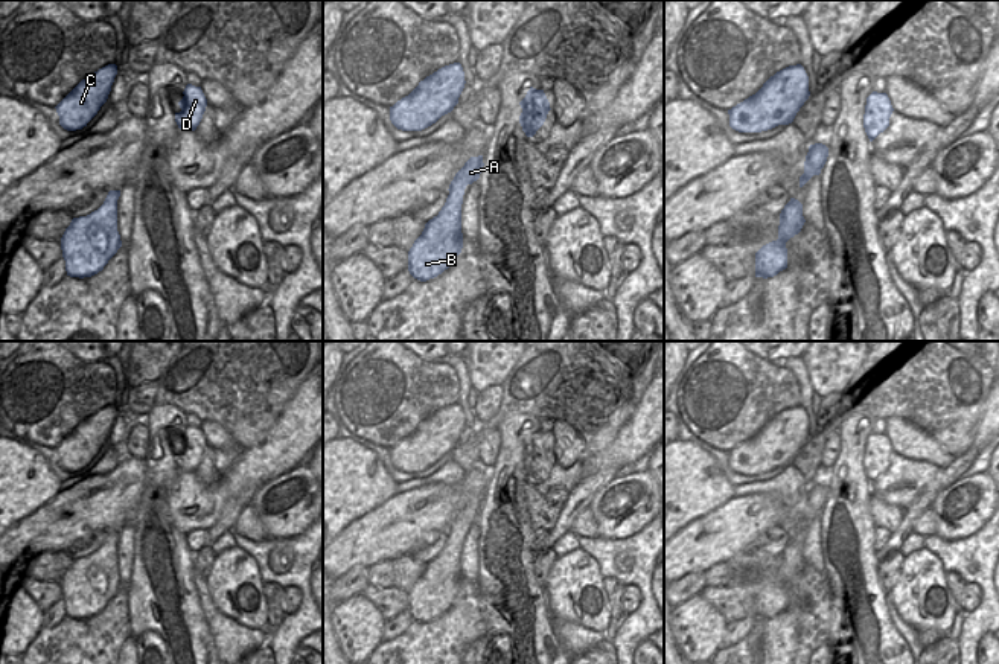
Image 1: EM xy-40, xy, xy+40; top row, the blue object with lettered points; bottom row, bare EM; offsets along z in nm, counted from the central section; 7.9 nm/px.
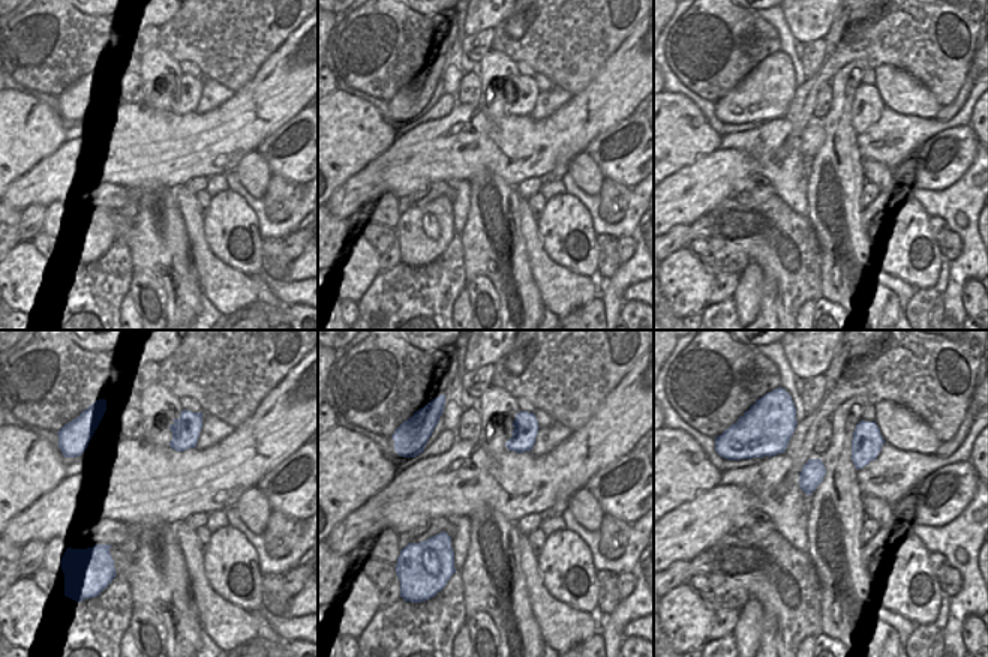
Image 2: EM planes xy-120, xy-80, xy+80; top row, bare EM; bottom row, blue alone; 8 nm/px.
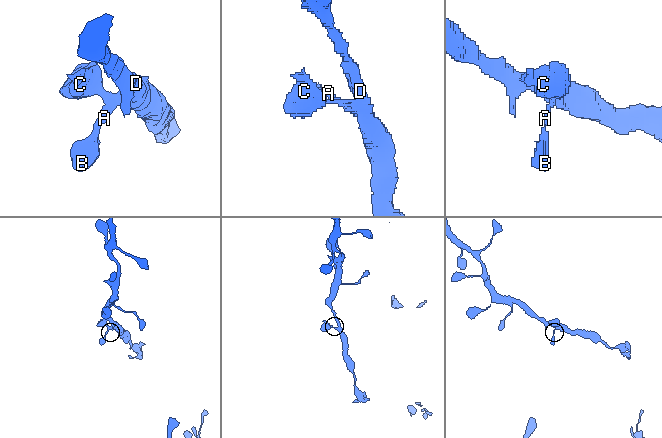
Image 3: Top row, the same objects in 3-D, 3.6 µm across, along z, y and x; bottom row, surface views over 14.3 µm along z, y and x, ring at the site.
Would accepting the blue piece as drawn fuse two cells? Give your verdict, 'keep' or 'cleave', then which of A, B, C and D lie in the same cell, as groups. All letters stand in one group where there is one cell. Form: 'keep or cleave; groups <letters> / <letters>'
keep; groups A B C D

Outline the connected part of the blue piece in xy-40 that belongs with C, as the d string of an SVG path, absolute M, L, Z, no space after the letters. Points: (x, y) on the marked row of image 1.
M108 64L82 79L55 108L59 125L67 131L76 131L97 114L107 102L117 75L117 65Z

